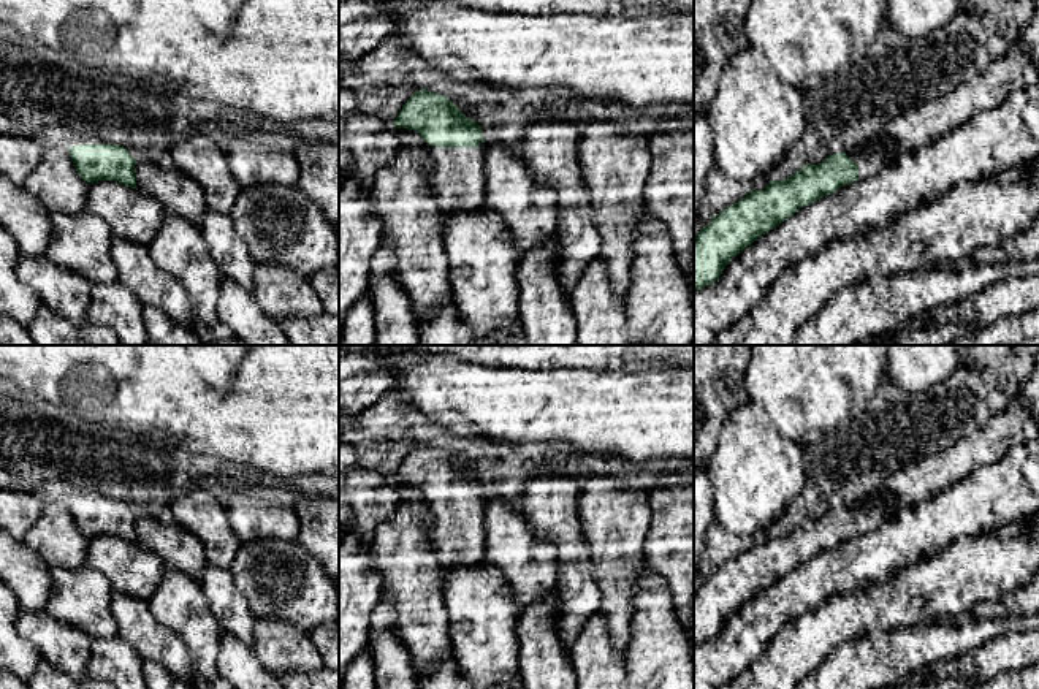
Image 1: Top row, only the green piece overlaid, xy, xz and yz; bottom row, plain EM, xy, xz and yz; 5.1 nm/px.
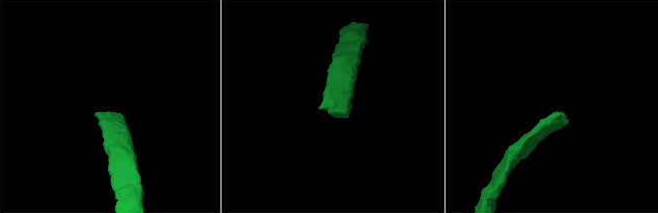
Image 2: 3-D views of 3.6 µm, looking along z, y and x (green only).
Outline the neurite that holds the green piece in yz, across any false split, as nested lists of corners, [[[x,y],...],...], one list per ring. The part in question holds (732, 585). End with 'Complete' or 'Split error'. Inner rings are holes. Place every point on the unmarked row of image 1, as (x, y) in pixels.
[[[835,493],[828,504],[830,510],[822,518],[805,520],[784,535],[771,534],[763,545],[751,545],[702,583],[694,592],[694,646],[717,635],[732,613],[800,562],[873,531],[908,507],[896,497],[884,502],[865,497],[846,505]]]. Split error

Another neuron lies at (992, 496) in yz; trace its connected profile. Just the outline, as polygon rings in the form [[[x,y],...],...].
[[[1039,437],[1009,448],[1001,461],[974,469],[965,480],[900,510],[873,531],[843,540],[835,548],[800,562],[779,581],[757,592],[727,618],[717,635],[694,646],[694,689],[719,689],[730,683],[763,653],[789,621],[814,611],[833,596],[854,594],[870,583],[884,581],[898,570],[934,556],[960,537],[977,537],[1037,512]]]

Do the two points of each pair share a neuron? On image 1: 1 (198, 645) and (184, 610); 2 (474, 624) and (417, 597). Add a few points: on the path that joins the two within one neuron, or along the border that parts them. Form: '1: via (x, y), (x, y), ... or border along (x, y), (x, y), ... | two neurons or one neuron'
1: via (198, 637), (198, 629), (190, 618) | one neuron
2: border along (442, 575), (447, 632), (453, 648) | two neurons

